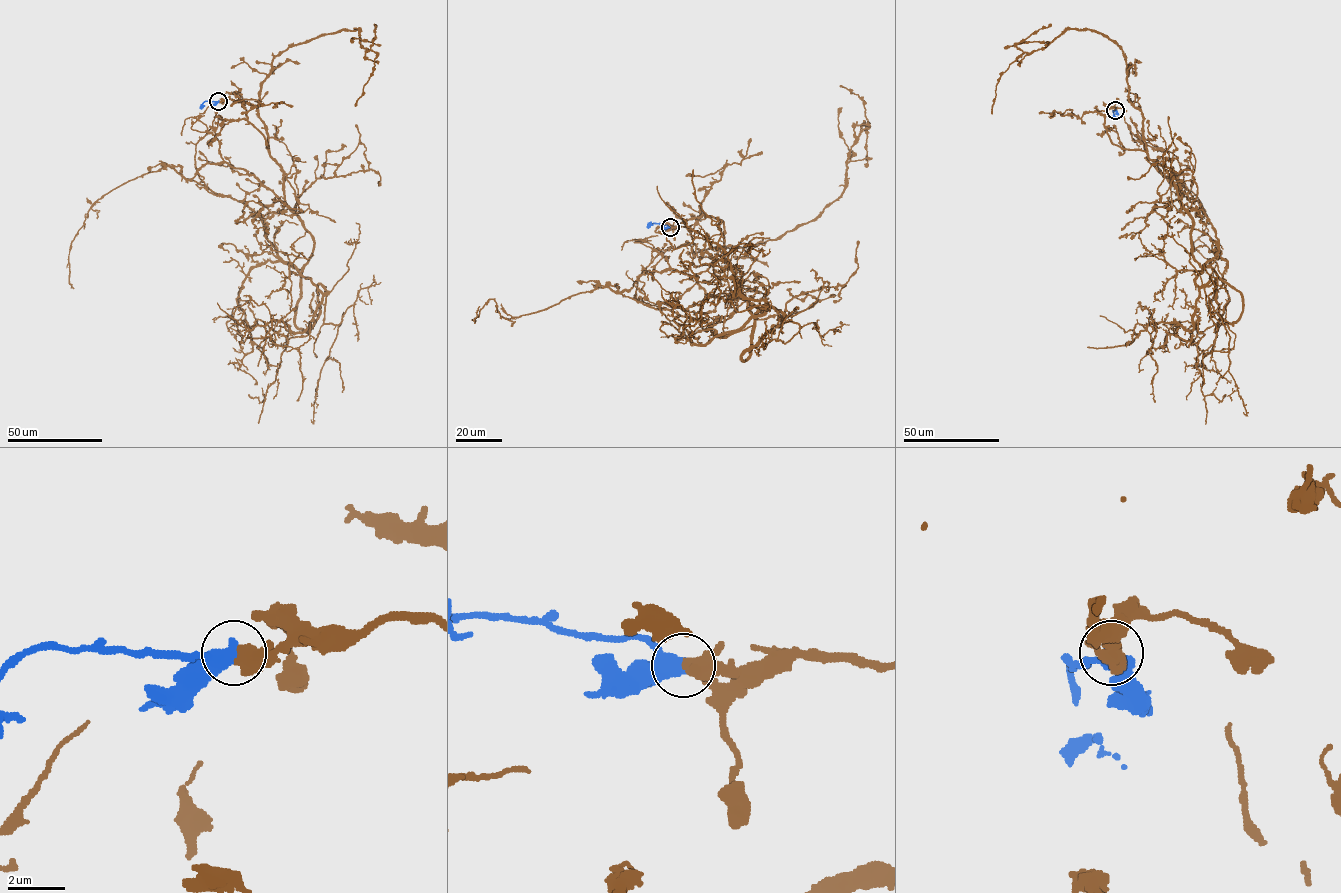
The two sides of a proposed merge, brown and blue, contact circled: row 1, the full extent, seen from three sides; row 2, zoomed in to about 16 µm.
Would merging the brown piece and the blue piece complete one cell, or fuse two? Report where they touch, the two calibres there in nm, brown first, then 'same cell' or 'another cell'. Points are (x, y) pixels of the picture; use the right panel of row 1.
at (1115, 110); 440 nm thick on the brown side, 440 nm on the other; same cell

